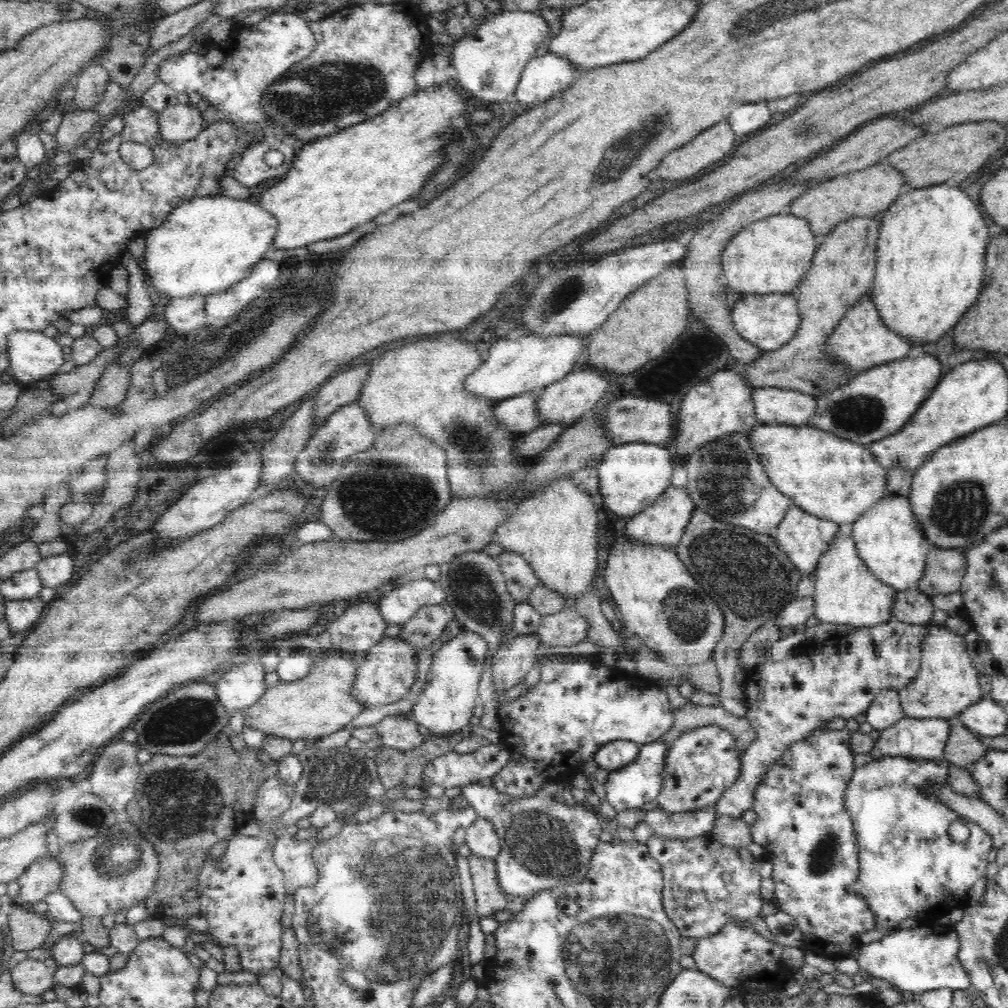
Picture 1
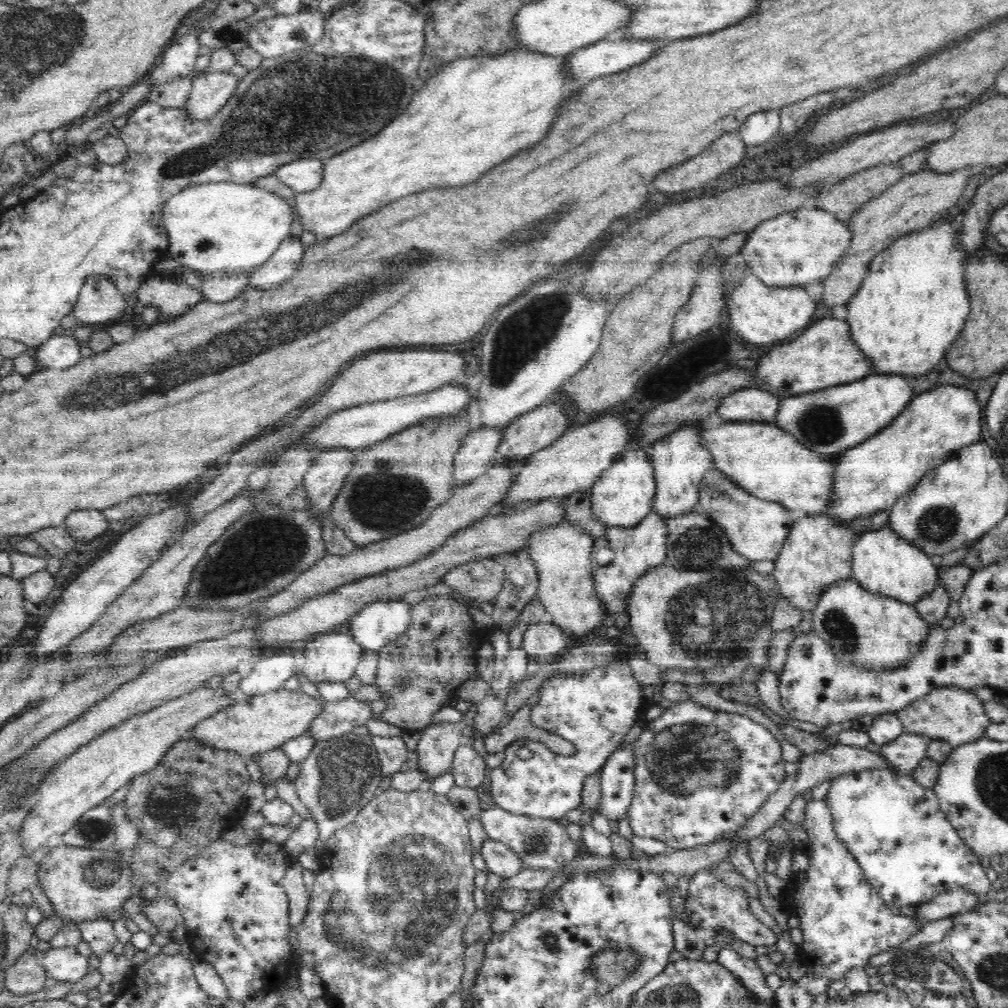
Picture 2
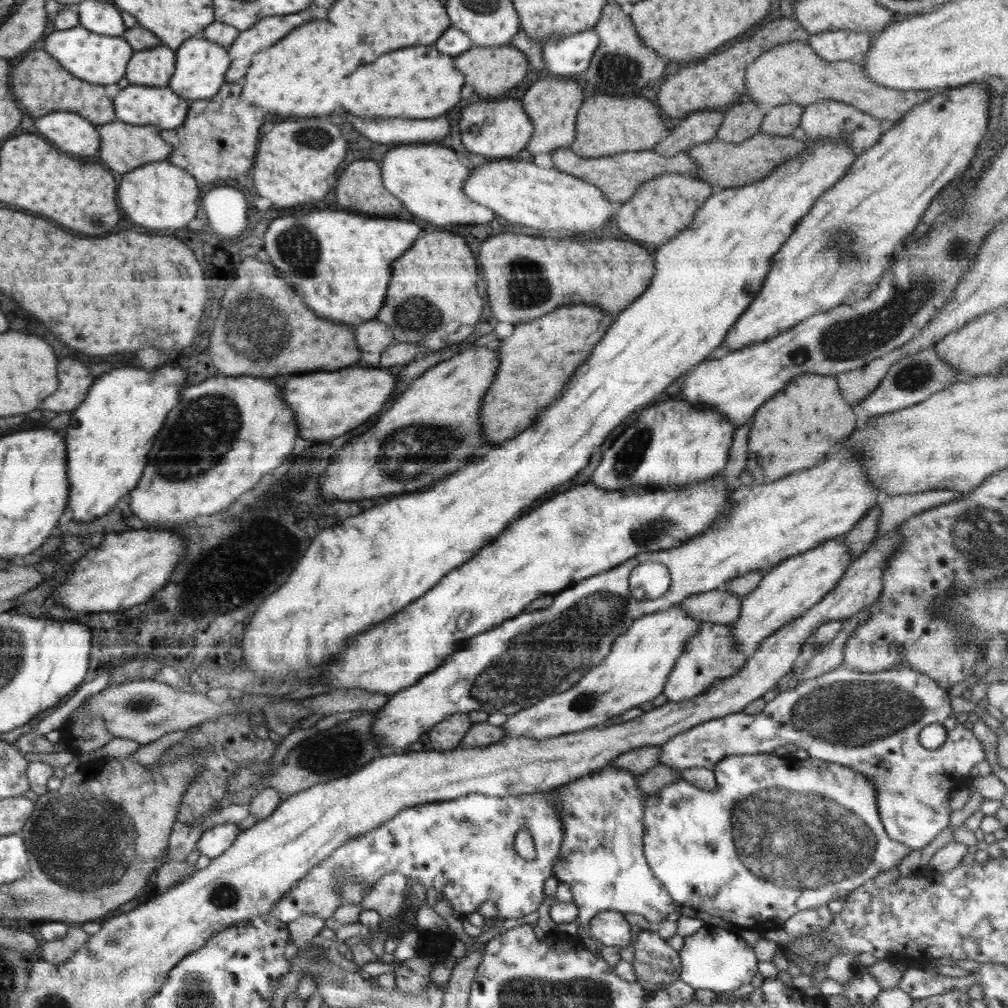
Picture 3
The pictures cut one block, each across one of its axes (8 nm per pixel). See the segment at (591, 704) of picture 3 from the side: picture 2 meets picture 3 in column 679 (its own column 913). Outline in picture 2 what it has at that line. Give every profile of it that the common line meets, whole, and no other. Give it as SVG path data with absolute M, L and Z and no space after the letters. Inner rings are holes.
M853 576L830 584L823 592L818 604L816 604L816 608L812 610L812 624L812 632L816 633L832 647L839 660L855 662L857 666L871 668L876 672L886 668L898 668L906 660L910 660L919 649L920 642L928 637L928 632L930 632L932 626L920 617L920 613L916 611L914 605L868 592L860 586L860 583Z

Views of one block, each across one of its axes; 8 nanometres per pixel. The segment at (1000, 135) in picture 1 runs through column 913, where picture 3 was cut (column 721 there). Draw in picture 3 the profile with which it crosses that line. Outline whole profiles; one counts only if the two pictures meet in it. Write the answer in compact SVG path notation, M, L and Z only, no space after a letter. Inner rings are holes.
M759 132L741 143L727 143L722 140L713 139L704 144L698 144L691 148L687 155L698 165L697 178L709 185L719 188L734 188L746 186L766 178L774 168L785 164L802 154L807 144L790 136L772 136L760 134Z

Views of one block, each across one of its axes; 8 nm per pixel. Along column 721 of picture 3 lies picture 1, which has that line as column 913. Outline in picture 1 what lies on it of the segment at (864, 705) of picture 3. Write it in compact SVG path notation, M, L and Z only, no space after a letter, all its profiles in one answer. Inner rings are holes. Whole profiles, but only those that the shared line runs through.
M905 716L881 730L876 745L884 756L924 761L943 758L952 721Z

